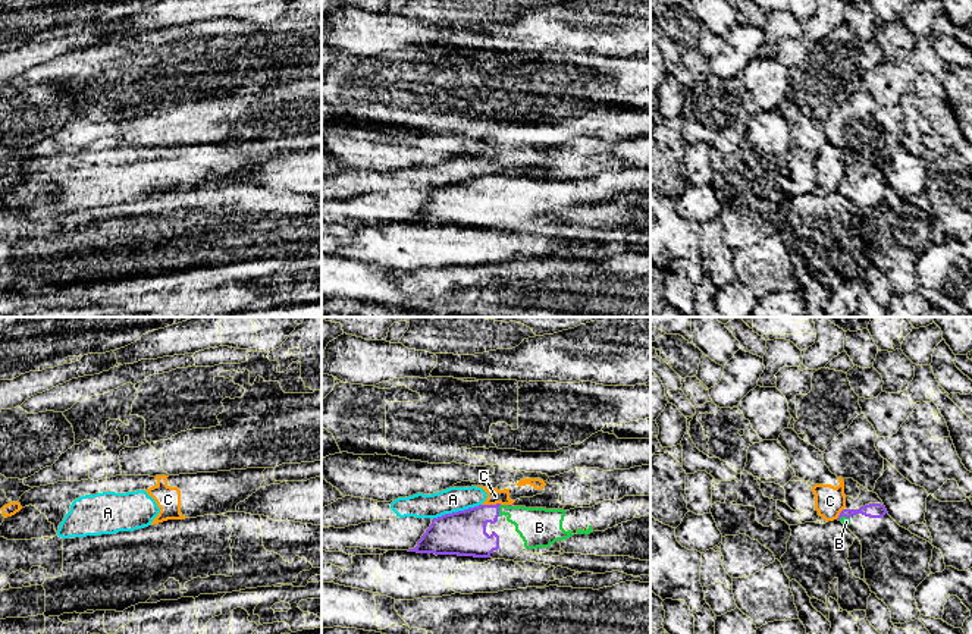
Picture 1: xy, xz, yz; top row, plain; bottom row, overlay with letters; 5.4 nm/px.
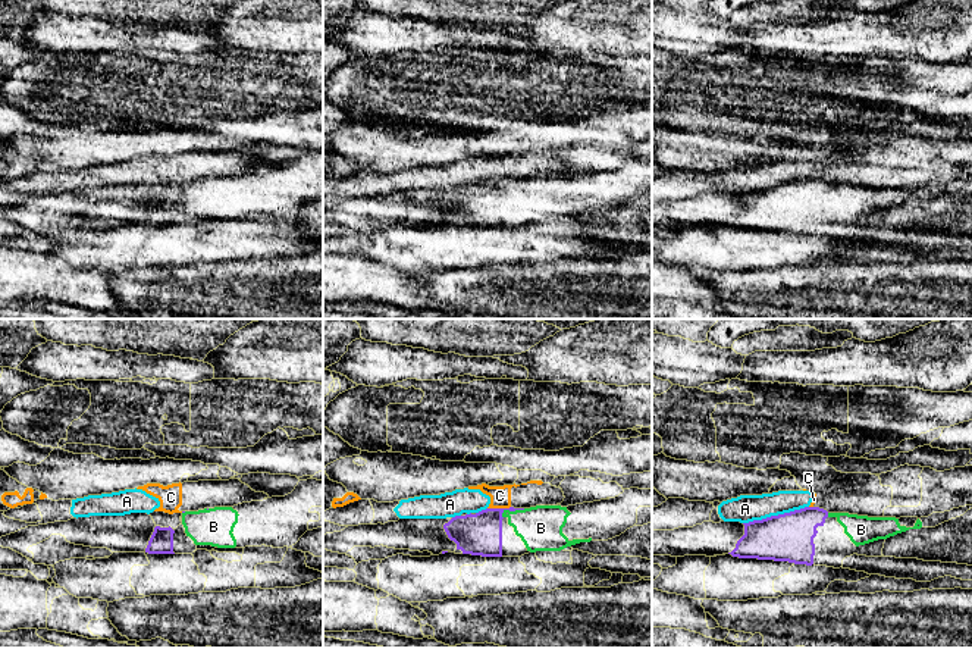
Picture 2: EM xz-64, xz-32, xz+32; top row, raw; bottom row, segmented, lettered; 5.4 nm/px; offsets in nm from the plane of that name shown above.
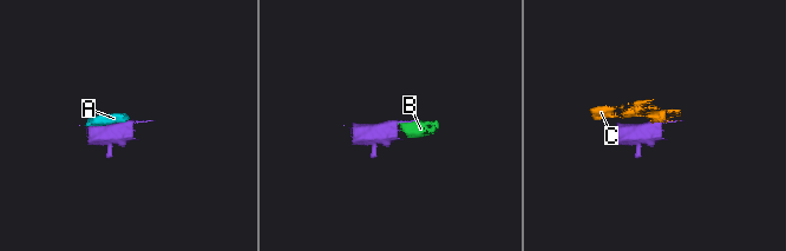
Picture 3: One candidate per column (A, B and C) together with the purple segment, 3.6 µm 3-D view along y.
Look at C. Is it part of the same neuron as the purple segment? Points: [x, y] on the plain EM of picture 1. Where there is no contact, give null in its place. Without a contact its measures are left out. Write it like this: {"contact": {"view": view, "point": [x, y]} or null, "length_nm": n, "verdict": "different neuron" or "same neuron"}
{"contact": {"view": "xz", "point": [491, 176]}, "length_nm": 110, "verdict": "different neuron"}

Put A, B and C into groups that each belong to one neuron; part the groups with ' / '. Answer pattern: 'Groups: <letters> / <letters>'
Groups: A C / B

